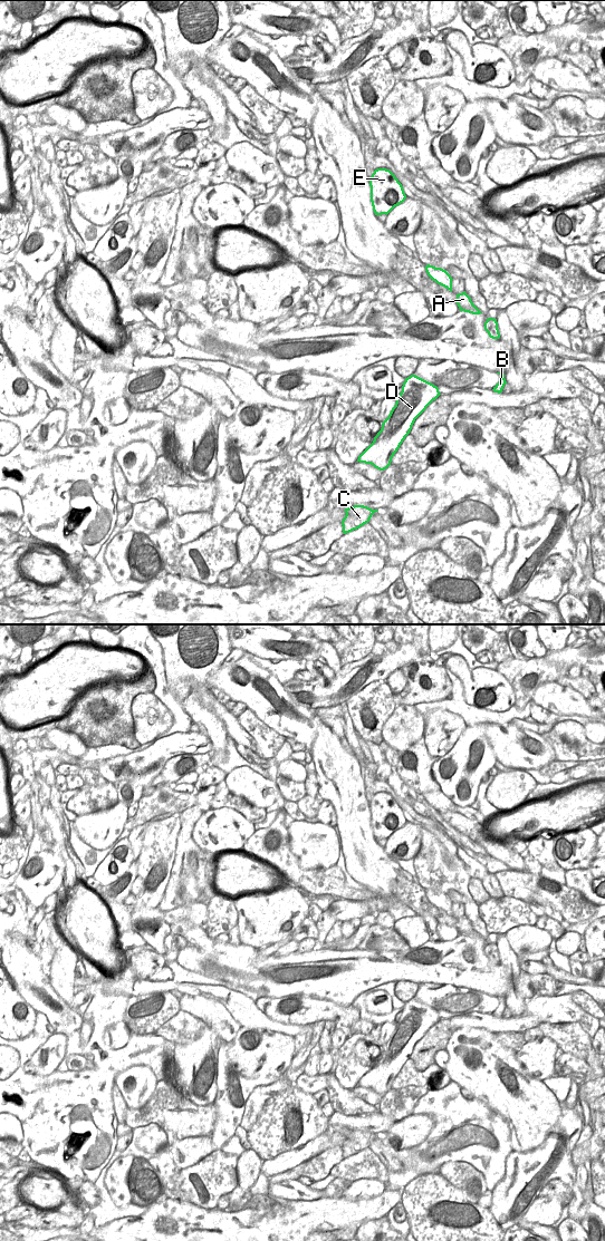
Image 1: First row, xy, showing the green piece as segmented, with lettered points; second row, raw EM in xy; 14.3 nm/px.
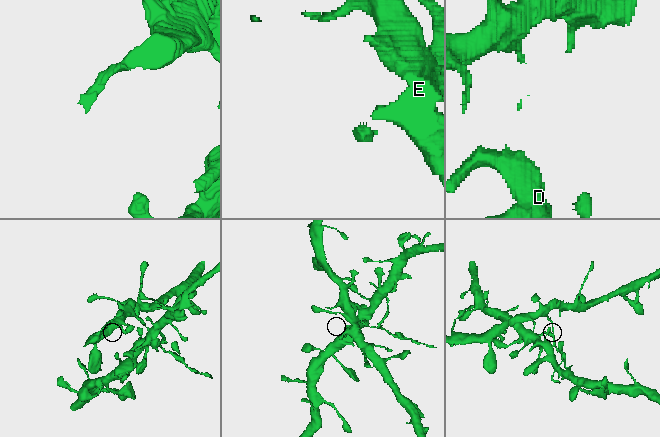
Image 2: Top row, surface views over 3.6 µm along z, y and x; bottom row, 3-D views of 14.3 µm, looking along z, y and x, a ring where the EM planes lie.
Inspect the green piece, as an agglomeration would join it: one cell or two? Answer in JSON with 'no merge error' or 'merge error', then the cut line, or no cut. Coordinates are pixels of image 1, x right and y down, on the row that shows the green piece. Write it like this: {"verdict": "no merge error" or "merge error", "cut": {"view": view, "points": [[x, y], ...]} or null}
{"verdict": "merge error", "cut": {"view": "xy", "points": [[451, 287], [448, 289]]}}

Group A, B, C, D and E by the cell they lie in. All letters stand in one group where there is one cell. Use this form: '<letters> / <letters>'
A B / C D E

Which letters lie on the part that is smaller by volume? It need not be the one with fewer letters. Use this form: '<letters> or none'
A, B

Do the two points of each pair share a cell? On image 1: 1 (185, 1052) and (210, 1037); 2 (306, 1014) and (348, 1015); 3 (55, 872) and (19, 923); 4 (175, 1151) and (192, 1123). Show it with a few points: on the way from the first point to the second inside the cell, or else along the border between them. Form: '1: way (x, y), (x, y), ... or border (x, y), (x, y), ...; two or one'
1: way (191, 1052), (204, 1040); one
2: way (316, 1012), (338, 1014); one
3: border (13, 885), (20, 891), (27, 902); two
4: border (208, 1135), (188, 1136), (174, 1141), (169, 1146); two

